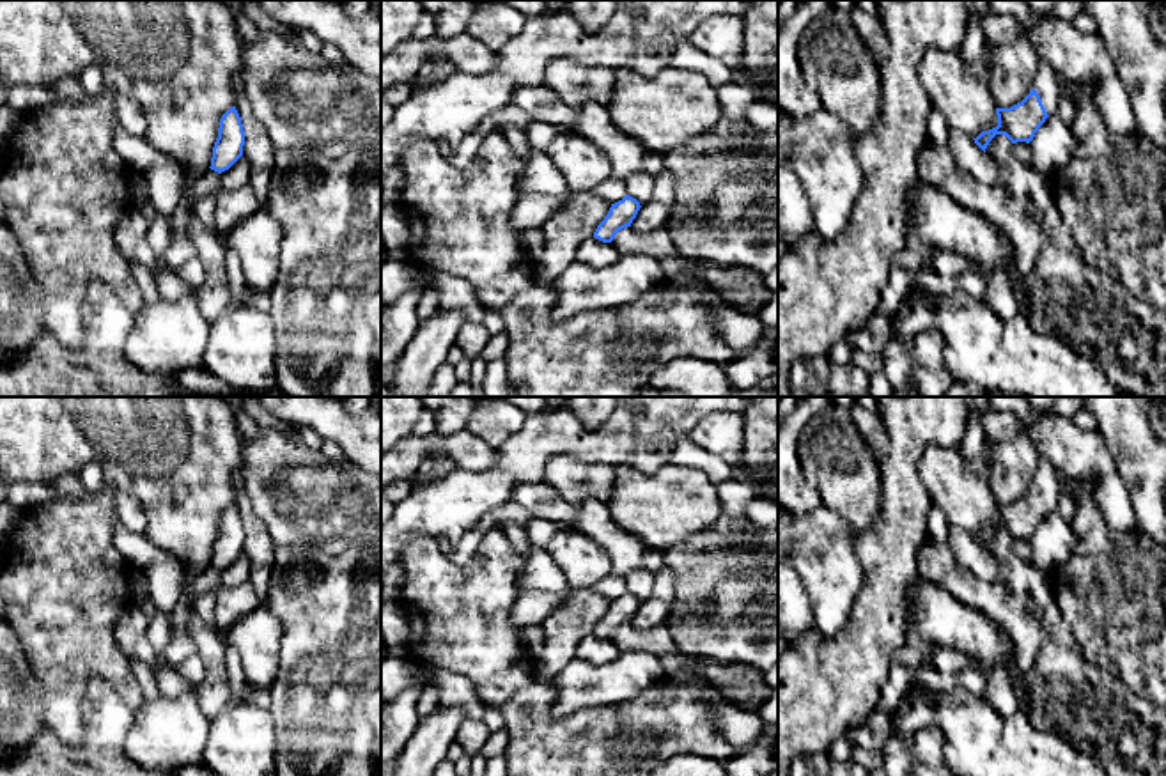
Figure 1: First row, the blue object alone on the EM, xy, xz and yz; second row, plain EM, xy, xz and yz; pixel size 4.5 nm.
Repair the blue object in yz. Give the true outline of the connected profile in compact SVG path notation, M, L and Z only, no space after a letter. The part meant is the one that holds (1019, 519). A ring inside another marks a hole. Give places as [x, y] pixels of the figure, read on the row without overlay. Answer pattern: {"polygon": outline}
{"polygon": "M1040 459L1033 485L1017 501L996 505L998 523L982 528L975 540L985 549L996 532L1005 532L1012 540L1030 540L1049 512L1058 507L1060 494L1067 484L1049 461Z"}

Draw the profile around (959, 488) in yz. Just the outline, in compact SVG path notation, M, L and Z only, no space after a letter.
M960 446L929 448L920 461L921 478L948 524L971 535L998 523L996 503L987 487L983 457L966 461Z

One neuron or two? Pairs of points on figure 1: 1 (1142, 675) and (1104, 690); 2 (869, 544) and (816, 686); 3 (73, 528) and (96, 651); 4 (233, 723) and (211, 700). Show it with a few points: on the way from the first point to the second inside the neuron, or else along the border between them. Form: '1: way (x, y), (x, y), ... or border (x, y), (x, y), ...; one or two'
1: border (1085, 659), (1147, 700); two
2: way (881, 580), (879, 622), (851, 651); one
3: way (71, 558), (73, 620); one
4: border (231, 700), (209, 721); two

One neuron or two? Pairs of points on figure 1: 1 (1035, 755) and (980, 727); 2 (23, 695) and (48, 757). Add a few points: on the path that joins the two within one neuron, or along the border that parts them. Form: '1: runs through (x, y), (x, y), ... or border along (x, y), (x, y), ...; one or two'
1: runs through (1021, 755), (1009, 755), (994, 741); one
2: border along (45, 729), (18, 753); two

